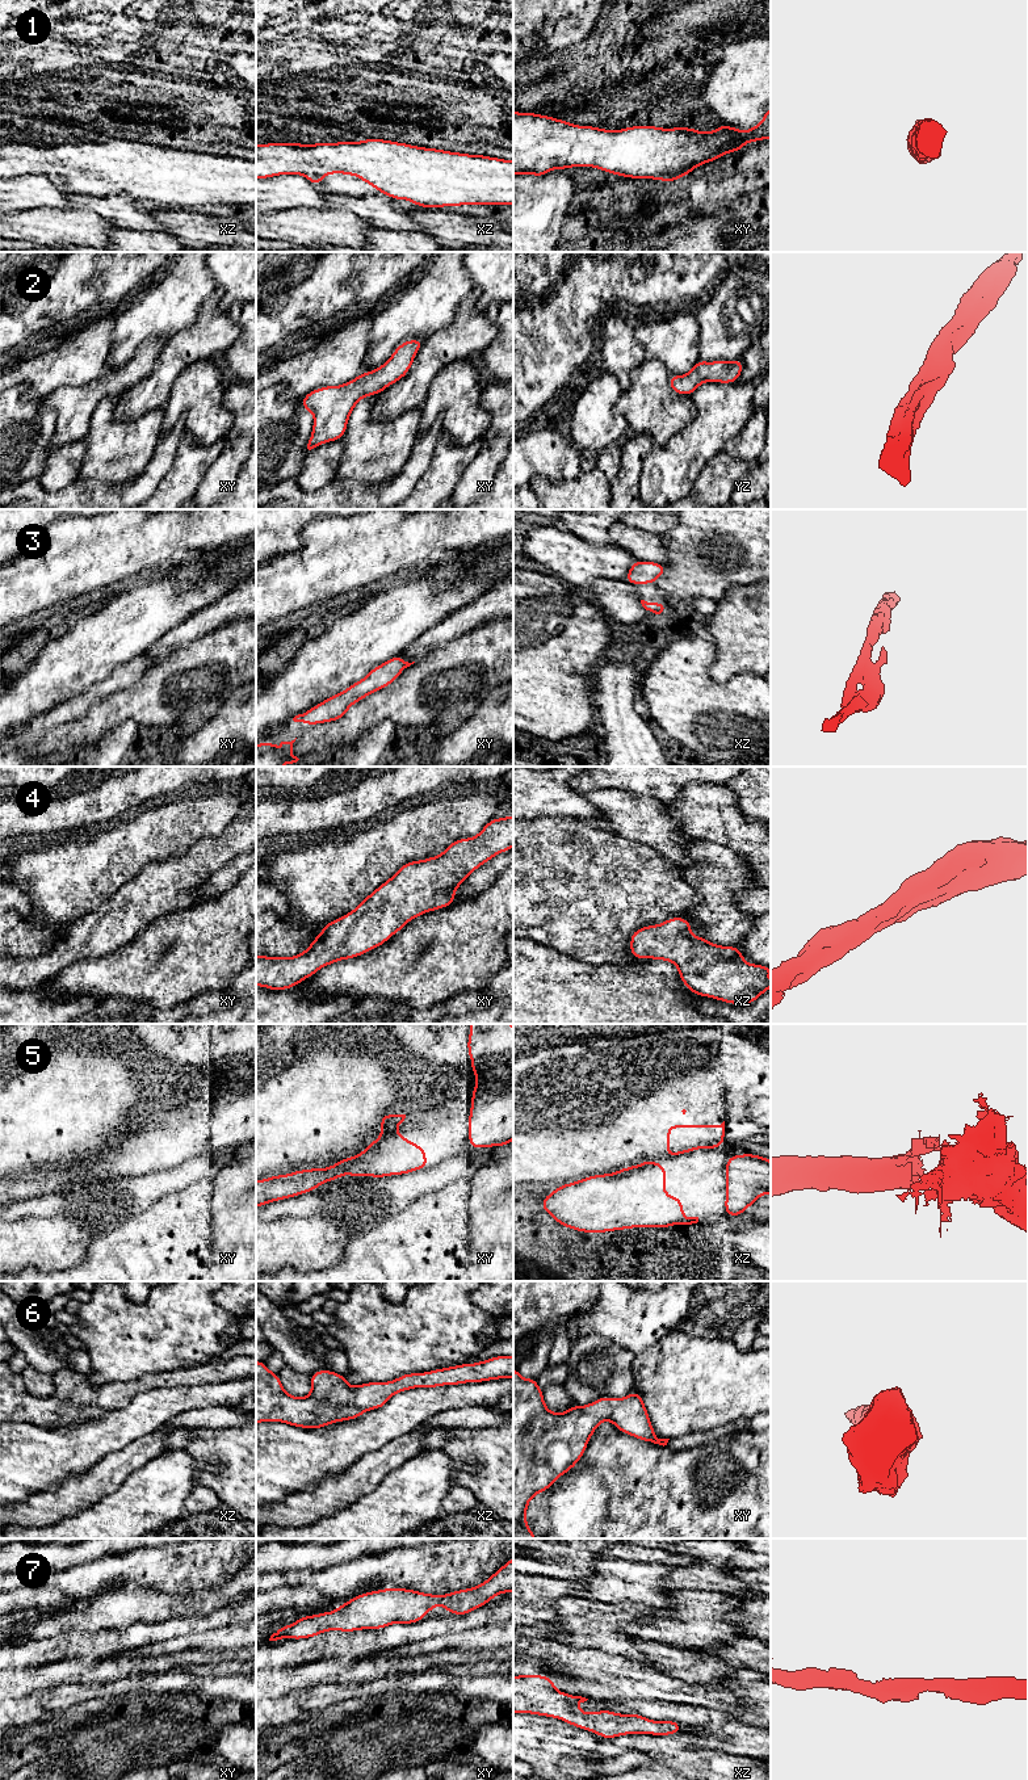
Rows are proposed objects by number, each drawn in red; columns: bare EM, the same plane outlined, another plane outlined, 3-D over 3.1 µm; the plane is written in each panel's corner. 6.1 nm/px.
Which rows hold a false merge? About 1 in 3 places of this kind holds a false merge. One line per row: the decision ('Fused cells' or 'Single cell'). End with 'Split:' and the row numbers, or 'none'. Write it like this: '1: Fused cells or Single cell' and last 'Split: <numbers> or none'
1: Single cell
2: Single cell
3: Single cell
4: Single cell
5: Single cell
6: Single cell
7: Single cell
Split: none

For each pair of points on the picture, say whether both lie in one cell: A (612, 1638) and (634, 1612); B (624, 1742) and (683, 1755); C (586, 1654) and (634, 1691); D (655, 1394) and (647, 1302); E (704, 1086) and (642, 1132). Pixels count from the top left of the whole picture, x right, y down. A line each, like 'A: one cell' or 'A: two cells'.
A: one cell
B: one cell
C: one cell
D: two cells
E: two cells

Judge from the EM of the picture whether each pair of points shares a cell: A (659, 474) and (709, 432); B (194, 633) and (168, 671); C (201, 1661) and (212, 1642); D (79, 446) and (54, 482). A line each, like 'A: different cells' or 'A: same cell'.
A: same cell
B: different cells
C: different cells
D: same cell

